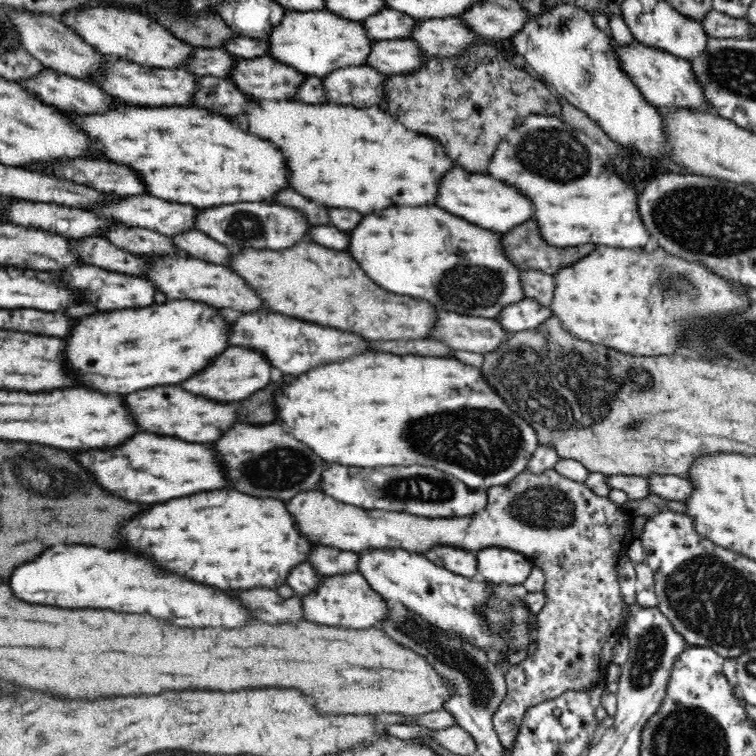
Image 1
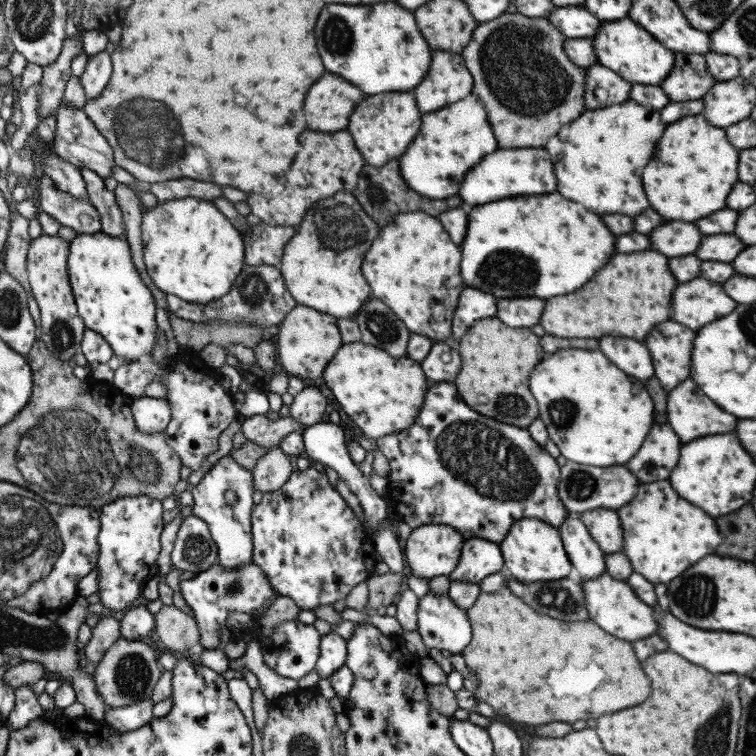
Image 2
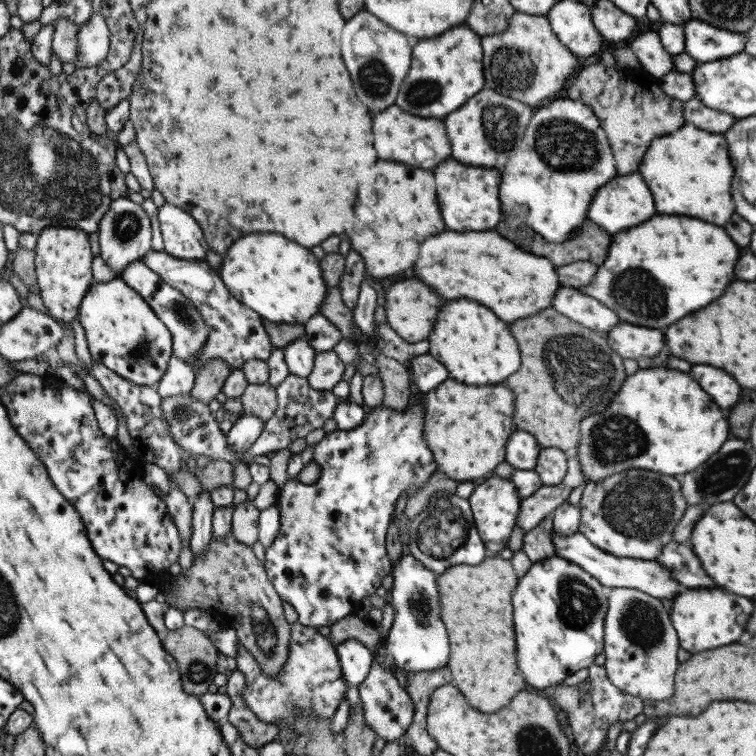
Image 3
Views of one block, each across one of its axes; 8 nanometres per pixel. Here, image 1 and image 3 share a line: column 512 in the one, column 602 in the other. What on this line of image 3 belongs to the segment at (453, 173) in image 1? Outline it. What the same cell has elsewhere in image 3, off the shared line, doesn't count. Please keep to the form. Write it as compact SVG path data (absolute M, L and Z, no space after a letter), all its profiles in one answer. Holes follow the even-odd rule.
M637 172L627 174L627 176L619 176L619 180L617 180L617 176L611 178L605 186L601 186L595 192L595 198L591 200L591 206L587 210L587 218L591 222L599 224L609 234L615 234L619 230L631 228L631 226L651 218L653 214L655 214L655 210L653 210L651 192L649 192L647 184L641 180L641 176Z

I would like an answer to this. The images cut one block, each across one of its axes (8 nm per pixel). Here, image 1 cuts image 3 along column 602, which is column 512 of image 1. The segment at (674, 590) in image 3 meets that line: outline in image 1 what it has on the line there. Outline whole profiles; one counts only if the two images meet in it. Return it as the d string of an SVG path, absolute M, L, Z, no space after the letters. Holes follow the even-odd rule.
M500 546L476 550L476 560L478 560L478 578L494 584L502 582L508 582L512 586L524 584L534 568L534 564L524 554Z

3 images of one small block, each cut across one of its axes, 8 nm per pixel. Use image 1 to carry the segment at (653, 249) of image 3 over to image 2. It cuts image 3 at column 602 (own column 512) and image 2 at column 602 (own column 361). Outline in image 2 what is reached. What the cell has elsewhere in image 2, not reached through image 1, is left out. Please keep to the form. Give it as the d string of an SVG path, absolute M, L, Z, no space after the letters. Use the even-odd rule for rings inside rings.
M557 192L541 194L541 196L517 196L517 198L505 198L505 200L497 200L497 202L487 202L483 206L473 206L469 210L469 214L467 214L465 238L459 244L459 248L461 248L461 266L459 266L461 268L461 278L463 278L465 286L489 292L495 298L531 298L531 296L535 296L535 298L549 298L549 296L559 296L559 294L573 292L575 288L585 284L607 262L607 258L613 254L613 240L615 240L613 234L603 226L603 222L599 222L597 216L587 212L583 206L561 198Z

